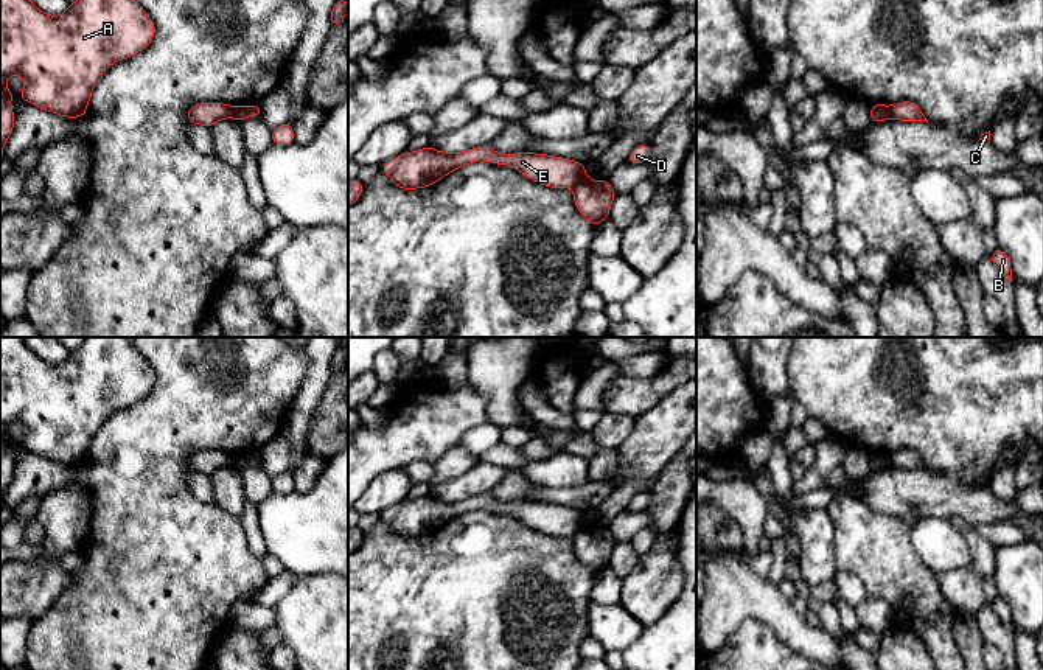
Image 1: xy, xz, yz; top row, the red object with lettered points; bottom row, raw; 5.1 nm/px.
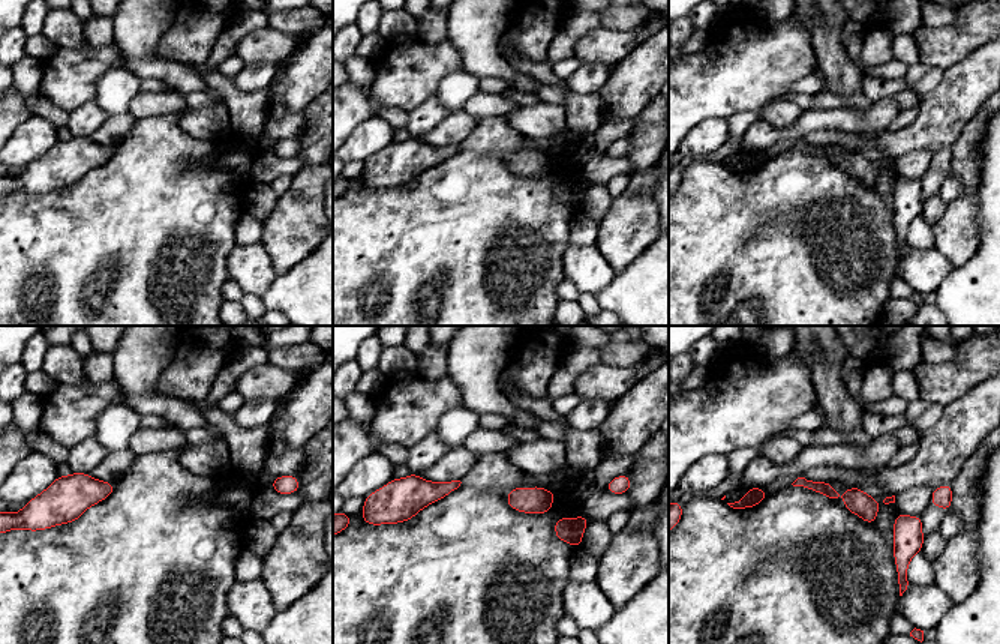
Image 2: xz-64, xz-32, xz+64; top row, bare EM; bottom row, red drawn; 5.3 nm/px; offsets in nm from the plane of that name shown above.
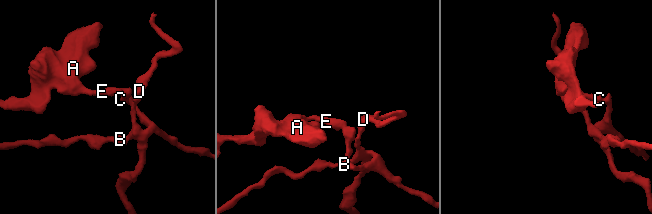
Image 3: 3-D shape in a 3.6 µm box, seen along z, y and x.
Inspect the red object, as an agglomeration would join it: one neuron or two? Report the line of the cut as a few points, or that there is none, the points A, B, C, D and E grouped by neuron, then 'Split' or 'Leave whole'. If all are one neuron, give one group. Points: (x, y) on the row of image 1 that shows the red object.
Split along xz (586, 177), (572, 188). Groups: A E / B C D. Split

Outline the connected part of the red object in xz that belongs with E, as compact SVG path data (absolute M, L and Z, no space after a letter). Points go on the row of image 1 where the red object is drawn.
M490 145L473 148L463 152L441 152L431 146L420 151L403 152L384 163L381 169L401 190L426 188L446 174L477 160L488 160L494 165L507 165L521 171L530 180L550 188L575 188L586 180L586 165L536 152L501 154Z

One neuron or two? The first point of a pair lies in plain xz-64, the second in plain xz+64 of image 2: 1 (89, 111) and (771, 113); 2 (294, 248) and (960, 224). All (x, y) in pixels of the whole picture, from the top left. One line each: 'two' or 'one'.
1: one
2: one

